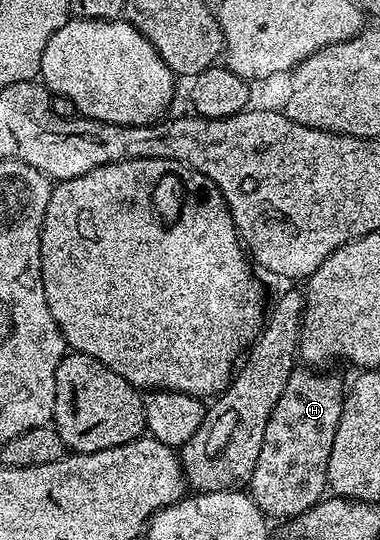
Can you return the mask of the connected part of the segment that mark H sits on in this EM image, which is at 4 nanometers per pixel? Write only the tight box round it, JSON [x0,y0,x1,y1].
[250,367,346,519]

